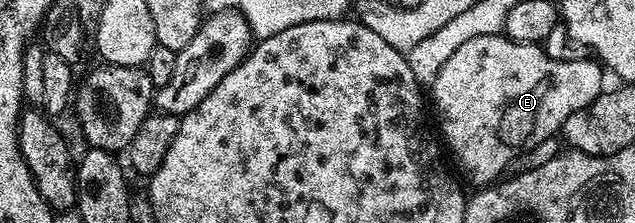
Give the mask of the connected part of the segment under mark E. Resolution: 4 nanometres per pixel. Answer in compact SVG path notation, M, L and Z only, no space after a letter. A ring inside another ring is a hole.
M500 33L478 35L478 39L462 43L458 51L454 51L454 55L442 63L442 71L438 71L430 86L431 104L433 101L441 113L443 144L446 149L448 144L449 151L456 156L457 163L464 168L465 175L476 187L487 187L501 176L499 173L515 157L550 140L555 133L557 136L574 111L582 111L582 107L594 103L594 99L598 99L598 95L606 89L603 72L605 70L601 62L596 59L559 61L550 59L550 55L546 55L540 45L518 43Z

